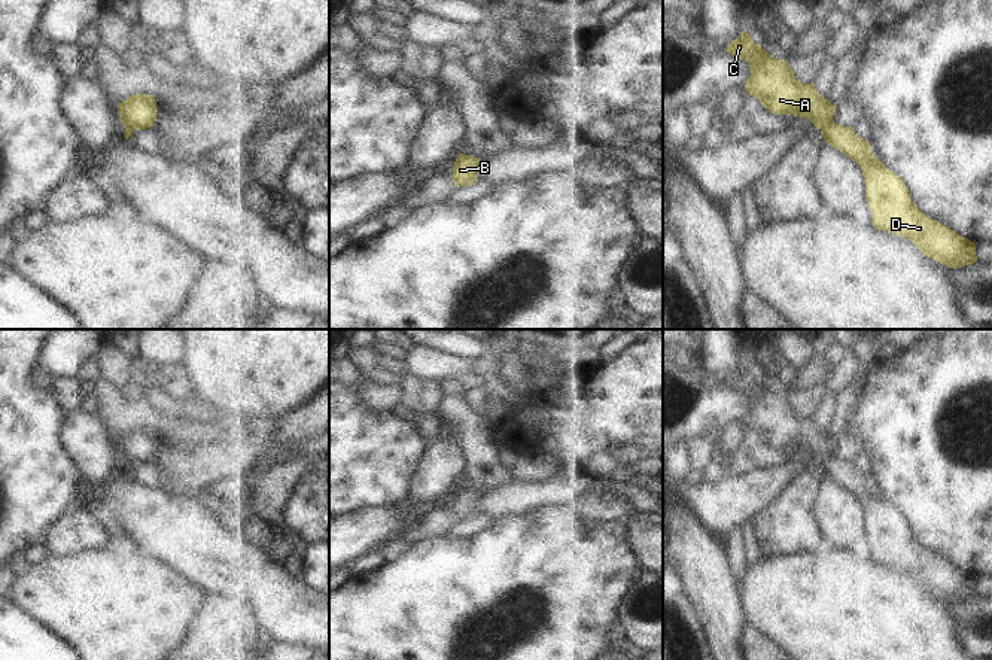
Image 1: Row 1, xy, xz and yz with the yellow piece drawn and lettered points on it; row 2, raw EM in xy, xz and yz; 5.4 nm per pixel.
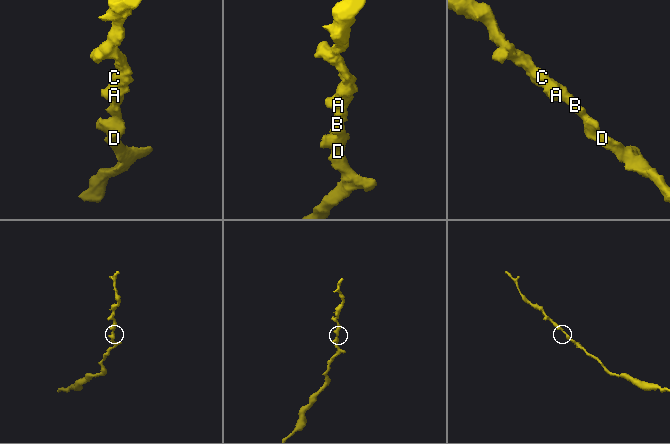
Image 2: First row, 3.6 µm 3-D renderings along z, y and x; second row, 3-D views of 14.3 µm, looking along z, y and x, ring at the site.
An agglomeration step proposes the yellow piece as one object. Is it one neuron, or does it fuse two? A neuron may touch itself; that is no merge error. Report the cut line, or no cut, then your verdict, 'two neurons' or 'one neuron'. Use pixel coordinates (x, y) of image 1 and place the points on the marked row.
no cut; one neuron

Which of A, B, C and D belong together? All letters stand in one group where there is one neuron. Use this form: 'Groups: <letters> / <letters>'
Groups: A B C D

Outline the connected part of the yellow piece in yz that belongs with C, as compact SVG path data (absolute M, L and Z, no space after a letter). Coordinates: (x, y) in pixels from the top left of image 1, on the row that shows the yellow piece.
M745 31L724 51L748 63L751 74L745 91L749 95L775 115L809 119L825 143L861 167L865 201L876 229L910 240L925 256L949 268L977 261L976 243L923 215L912 201L903 179L873 155L868 142L859 139L852 127L833 121L836 106L813 83L797 80L785 60L770 57Z

